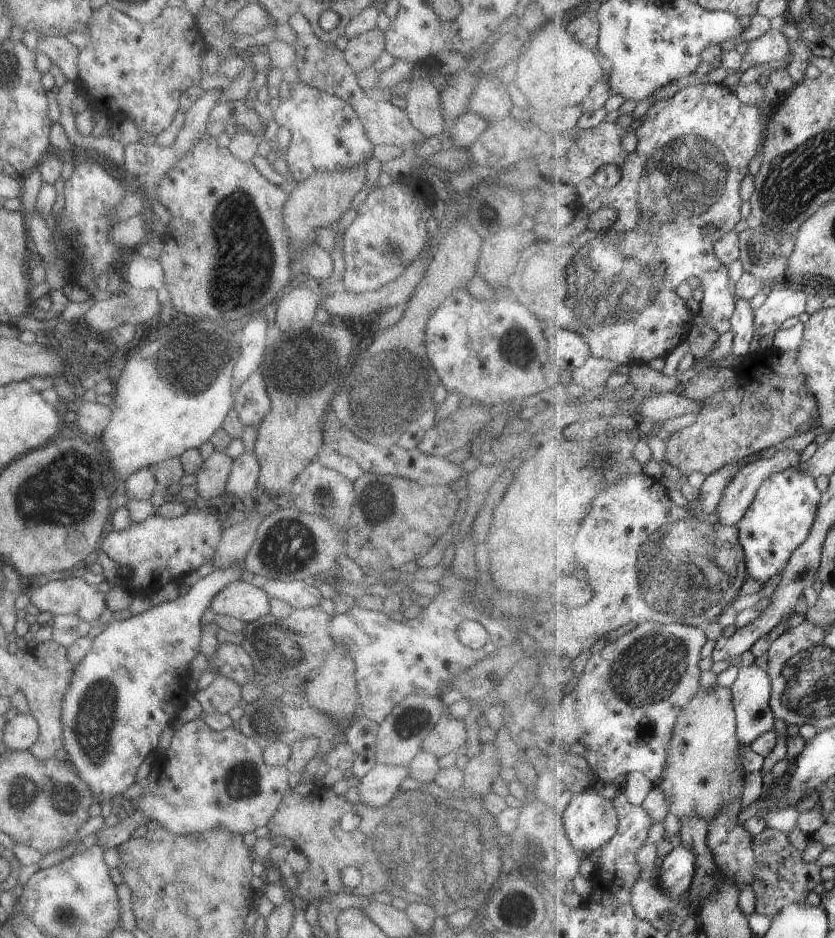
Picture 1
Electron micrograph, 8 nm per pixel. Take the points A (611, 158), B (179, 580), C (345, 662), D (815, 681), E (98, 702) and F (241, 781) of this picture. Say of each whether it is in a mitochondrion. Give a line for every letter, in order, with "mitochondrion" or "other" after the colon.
A: other
B: other
C: other
D: mitochondrion
E: mitochondrion
F: mitochondrion

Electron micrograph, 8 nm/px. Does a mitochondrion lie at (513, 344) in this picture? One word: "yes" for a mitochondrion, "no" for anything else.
yes

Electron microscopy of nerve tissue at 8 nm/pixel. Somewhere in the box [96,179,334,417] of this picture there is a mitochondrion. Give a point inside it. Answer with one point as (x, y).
(186, 368)

